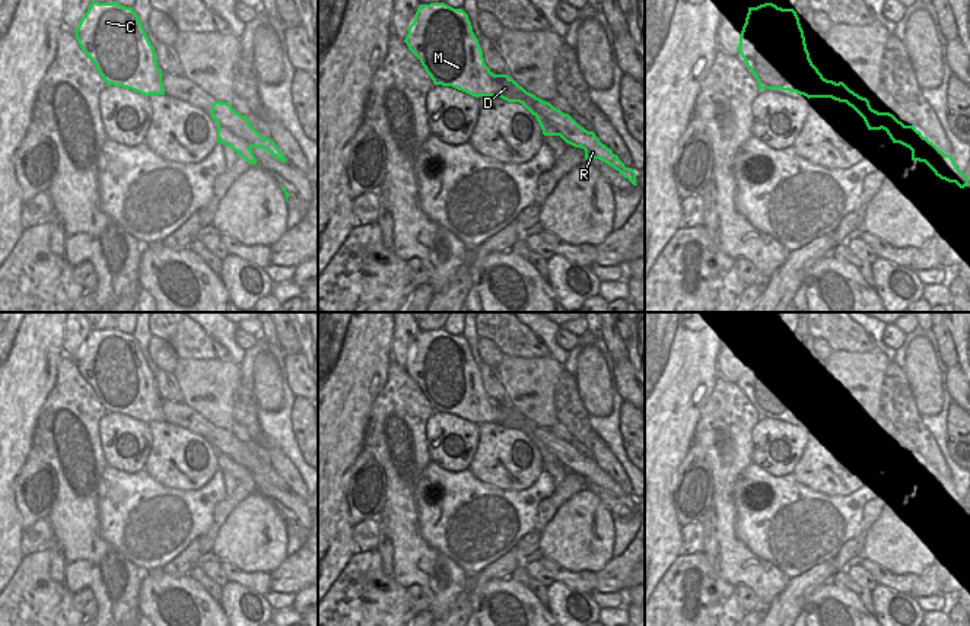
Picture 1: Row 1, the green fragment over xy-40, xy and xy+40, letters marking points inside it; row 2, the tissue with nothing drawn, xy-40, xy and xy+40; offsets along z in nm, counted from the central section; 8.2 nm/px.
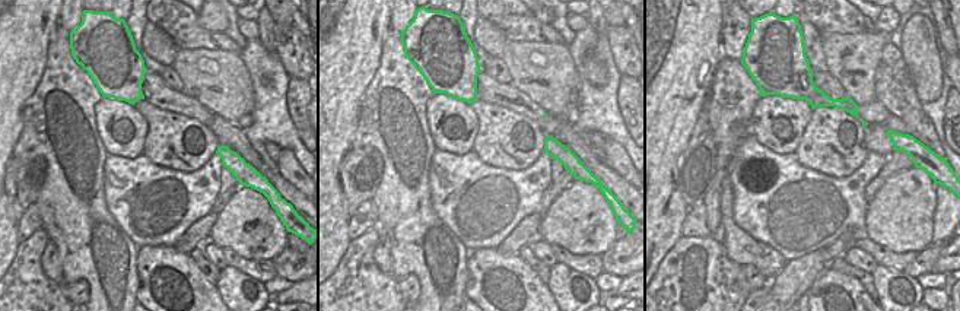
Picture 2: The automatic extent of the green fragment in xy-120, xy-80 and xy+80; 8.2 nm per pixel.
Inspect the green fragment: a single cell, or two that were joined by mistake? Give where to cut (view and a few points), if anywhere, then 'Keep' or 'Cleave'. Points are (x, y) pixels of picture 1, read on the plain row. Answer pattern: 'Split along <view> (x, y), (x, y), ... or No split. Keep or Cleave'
Split along xy-40 (218, 450), (232, 457), (251, 473). Cleave

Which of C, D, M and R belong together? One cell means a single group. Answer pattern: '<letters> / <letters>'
C D M / R

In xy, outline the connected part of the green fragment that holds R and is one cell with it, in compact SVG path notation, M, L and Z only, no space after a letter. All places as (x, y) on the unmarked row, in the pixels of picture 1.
M525 420L525 435L535 442L541 441L554 454L559 463L569 471L585 477L585 486L600 486L611 492L633 512L636 511L636 499L632 495L626 495L624 490L613 480L605 471L600 468L594 458L588 458L581 454L569 441L554 435L550 429L546 429L535 422Z

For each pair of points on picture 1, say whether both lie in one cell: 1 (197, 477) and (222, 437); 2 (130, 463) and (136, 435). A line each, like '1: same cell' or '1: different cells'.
1: different cells
2: same cell

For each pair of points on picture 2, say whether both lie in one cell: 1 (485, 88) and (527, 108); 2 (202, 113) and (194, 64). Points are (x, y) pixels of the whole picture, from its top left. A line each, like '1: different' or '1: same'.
1: same
2: different

